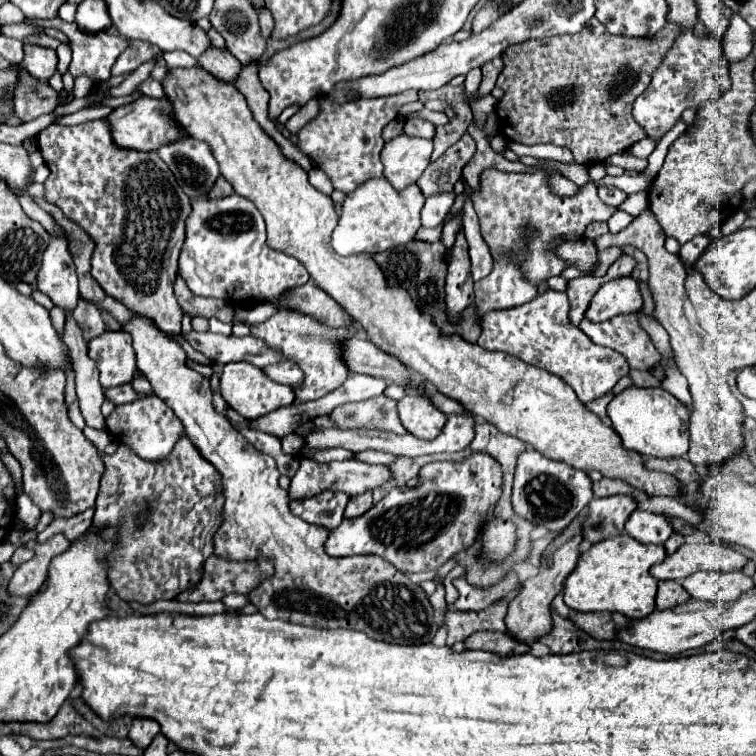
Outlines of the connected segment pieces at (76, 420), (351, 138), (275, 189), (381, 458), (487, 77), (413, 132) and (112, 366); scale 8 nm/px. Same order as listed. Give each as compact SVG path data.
M78 401L73 402L68 407L68 415L74 425L76 425L81 430L84 429L86 424L85 424L85 421L84 421L84 418L83 418L81 412L80 412Z
M408 90L394 96L384 96L384 98L362 98L342 106L322 98L320 100L322 112L318 114L316 120L306 124L298 132L296 148L310 158L314 168L322 170L330 178L334 190L350 194L366 180L384 176L384 166L380 160L380 152L384 148L382 130L388 122L396 118L402 104L414 102L414 100L418 100L418 90Z
M194 66L188 70L170 70L162 86L174 104L178 124L192 138L204 140L210 146L222 176L234 186L234 192L256 204L268 226L270 248L302 262L314 284L362 326L372 344L422 374L428 384L444 396L458 400L474 416L484 418L504 434L520 438L548 458L564 460L584 472L598 470L602 476L624 480L648 496L680 496L680 482L676 478L646 470L640 454L626 450L620 436L604 426L558 376L504 352L484 350L462 336L442 334L432 324L432 318L416 308L408 292L388 286L372 256L338 256L332 252L330 240L338 214L330 196L318 192L308 182L308 172L282 156L278 144L252 118L246 98L234 84L220 82L200 66Z
M367 450L363 452L359 452L355 454L355 458L366 462L368 464L383 464L383 465L389 465L393 461L398 458L398 456L392 456L390 453L384 453L380 451L373 451L373 450Z
M501 57L494 58L491 61L489 61L483 65L483 67L481 68L482 74L483 74L483 79L481 81L477 95L475 95L472 98L470 105L472 105L474 102L478 101L483 96L491 93L491 91L495 87L496 80L497 80L503 66L504 66L504 64L503 64L503 60Z
M408 120L406 126L404 126L404 132L408 136L418 136L418 138L428 138L432 140L434 134L436 134L436 126L432 122L426 122L426 120Z
M106 330L88 344L88 354L100 370L102 388L114 388L132 382L136 374L136 356L128 332Z

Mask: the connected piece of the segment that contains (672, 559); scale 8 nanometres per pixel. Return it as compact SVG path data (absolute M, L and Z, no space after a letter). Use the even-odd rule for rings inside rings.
M684 544L674 554L666 556L650 572L658 580L682 580L698 570L732 572L746 564L746 556L724 544Z

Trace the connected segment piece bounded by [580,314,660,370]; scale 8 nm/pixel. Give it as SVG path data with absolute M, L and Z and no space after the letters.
M636 314L614 316L602 324L592 324L584 318L580 330L592 338L594 344L620 352L628 360L630 368L652 370L660 362L660 354L650 336L640 328Z

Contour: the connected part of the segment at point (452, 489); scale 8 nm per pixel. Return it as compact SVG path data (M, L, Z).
M470 454L462 462L430 462L422 466L418 474L416 488L394 488L378 504L372 506L364 516L354 520L344 520L334 528L326 540L326 552L330 556L356 556L356 554L374 554L388 560L400 572L436 572L446 564L454 554L470 548L494 512L502 496L502 466L490 454Z

